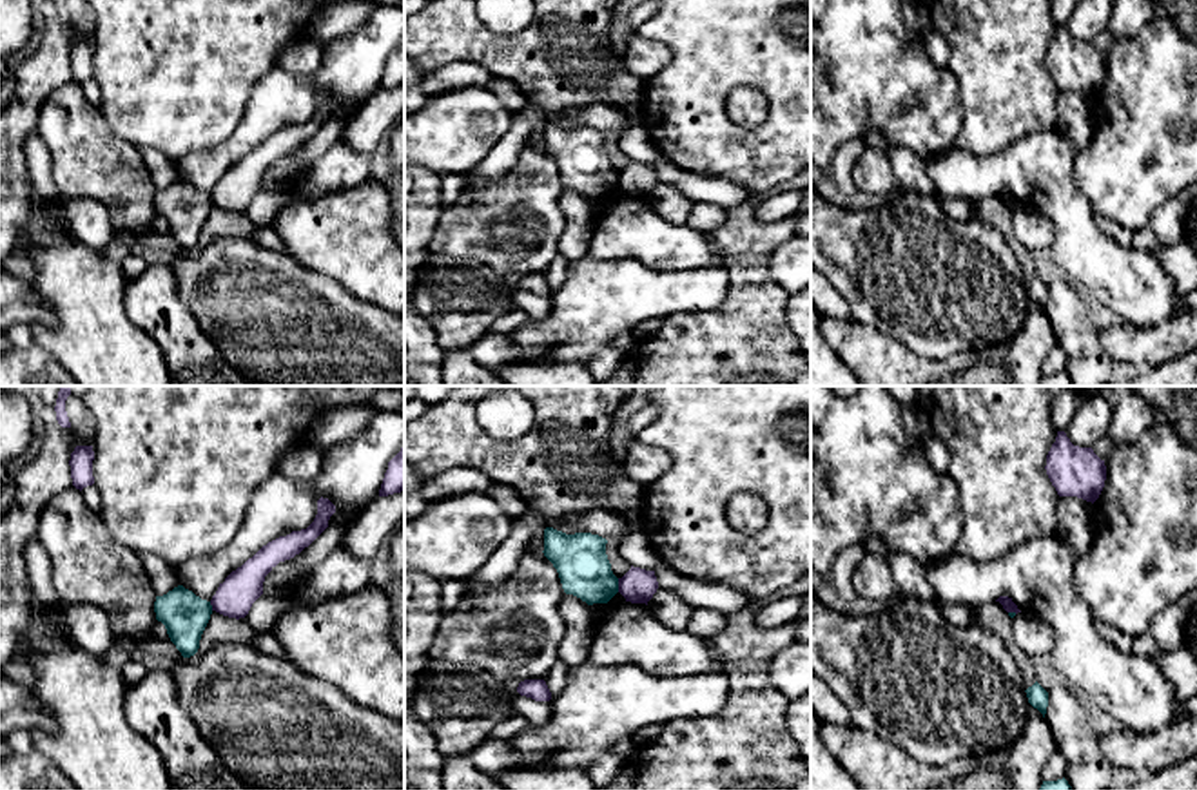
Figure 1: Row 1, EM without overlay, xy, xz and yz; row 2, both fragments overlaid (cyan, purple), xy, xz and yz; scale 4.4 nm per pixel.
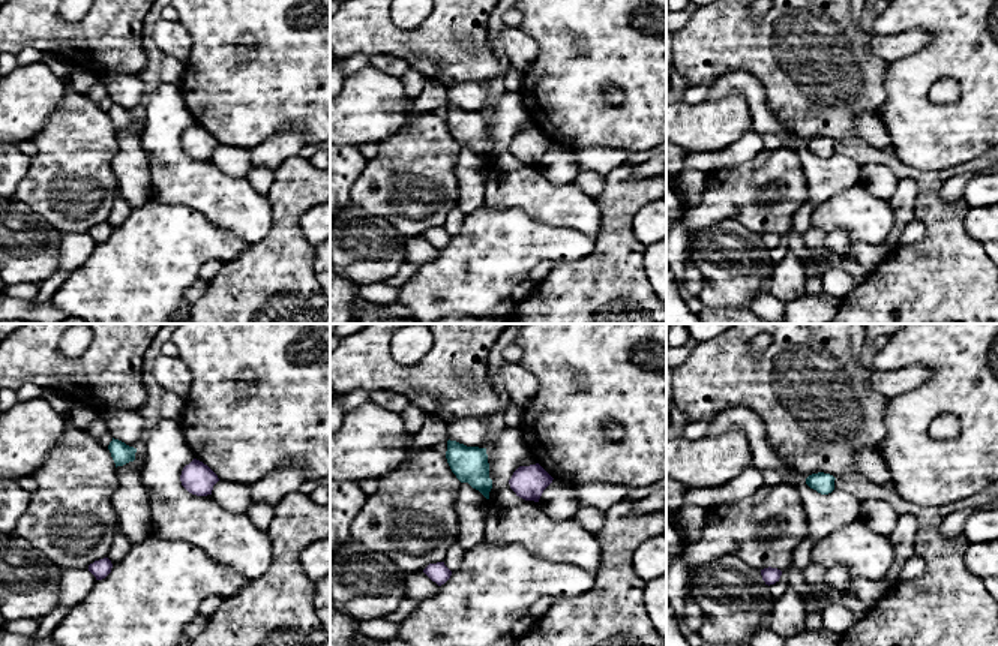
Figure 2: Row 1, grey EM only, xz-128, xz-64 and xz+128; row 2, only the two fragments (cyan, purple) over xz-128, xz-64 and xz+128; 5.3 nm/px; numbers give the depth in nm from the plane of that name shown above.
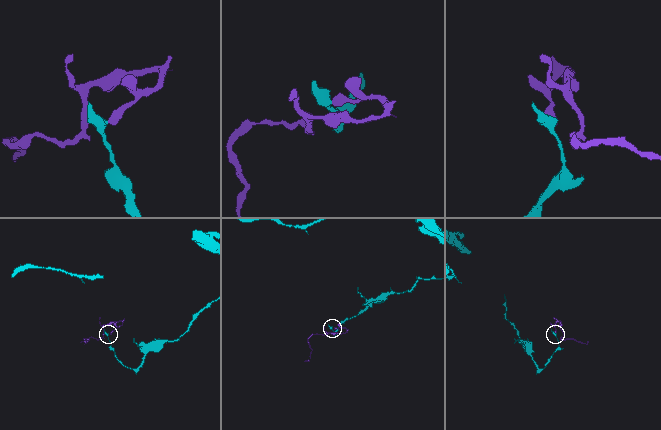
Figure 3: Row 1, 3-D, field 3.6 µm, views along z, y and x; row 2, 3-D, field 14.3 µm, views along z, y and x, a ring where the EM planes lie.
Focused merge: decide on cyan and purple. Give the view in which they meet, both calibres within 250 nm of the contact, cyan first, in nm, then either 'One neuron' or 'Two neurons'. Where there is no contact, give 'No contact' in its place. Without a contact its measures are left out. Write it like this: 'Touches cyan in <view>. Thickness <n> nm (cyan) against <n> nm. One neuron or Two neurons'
Touches cyan in xz. Thickness 240 nm (cyan) against 160 nm. Two neurons

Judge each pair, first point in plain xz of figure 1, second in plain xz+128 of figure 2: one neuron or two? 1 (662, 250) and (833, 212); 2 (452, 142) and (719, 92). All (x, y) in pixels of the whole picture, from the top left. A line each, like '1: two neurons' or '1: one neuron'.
1: one neuron
2: two neurons

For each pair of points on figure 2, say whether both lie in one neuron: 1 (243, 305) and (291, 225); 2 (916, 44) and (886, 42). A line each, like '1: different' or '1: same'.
1: same
2: same

